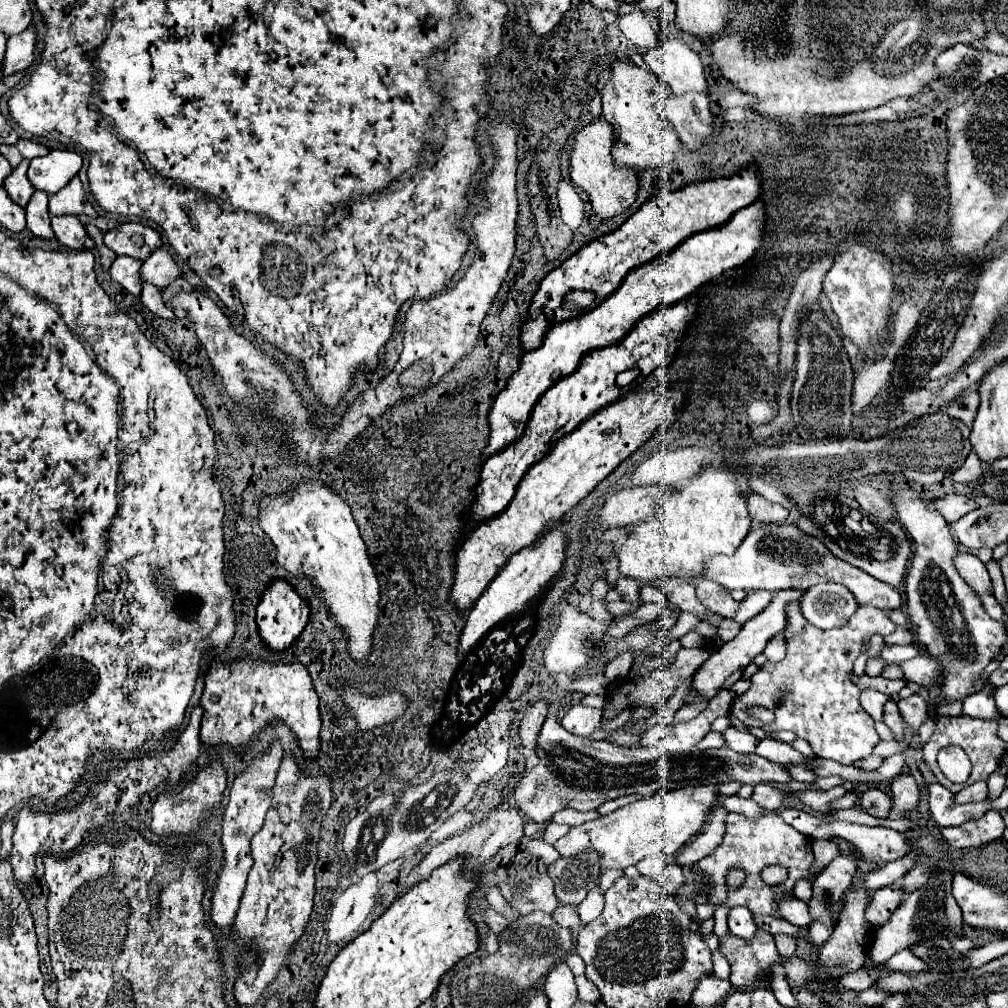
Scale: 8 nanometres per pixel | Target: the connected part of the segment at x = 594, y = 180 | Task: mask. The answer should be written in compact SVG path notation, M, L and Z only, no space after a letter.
M599 116L585 124L573 140L573 150L569 158L569 174L577 188L581 188L599 218L613 218L625 212L637 194L637 176L631 168L619 168L611 158L611 144L613 144L613 128L611 124Z

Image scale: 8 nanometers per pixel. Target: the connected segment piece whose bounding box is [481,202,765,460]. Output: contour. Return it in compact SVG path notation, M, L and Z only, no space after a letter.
M755 202L747 208L741 208L729 218L729 222L705 232L697 232L695 236L679 244L673 252L657 256L651 262L629 272L627 278L621 282L621 286L609 298L605 298L597 308L573 320L553 326L545 334L541 348L523 354L519 370L507 380L507 386L495 396L491 410L487 414L489 436L485 448L481 450L481 460L491 458L493 454L501 452L503 448L511 446L523 436L523 430L527 428L531 410L537 404L537 400L561 378L573 374L587 352L603 346L613 346L623 336L627 336L627 332L643 316L651 314L655 308L677 304L695 288L703 286L707 280L717 278L725 270L737 268L739 264L747 262L759 250L763 224L765 224L763 204Z

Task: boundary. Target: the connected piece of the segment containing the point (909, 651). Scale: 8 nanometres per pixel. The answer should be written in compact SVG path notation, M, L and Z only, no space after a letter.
M909 644L909 646L885 646L881 652L881 658L889 664L899 664L905 660L911 660L915 656L921 654L921 648L917 644Z

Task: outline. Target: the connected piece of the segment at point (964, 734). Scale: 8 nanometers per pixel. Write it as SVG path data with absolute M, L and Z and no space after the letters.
M961 714L959 718L951 718L951 716L945 718L945 716L941 716L941 718L935 720L935 724L937 724L937 726L935 726L935 732L933 732L931 740L923 746L923 756L925 756L927 766L929 766L929 768L933 770L933 774L937 776L937 780L939 780L945 788L949 788L953 794L959 792L959 790L963 790L965 784L953 784L953 782L949 782L949 780L943 776L943 772L941 772L937 762L937 756L941 749L947 746L961 746L961 748L967 752L967 756L969 756L969 760L971 760L971 764L973 764L973 770L971 770L971 776L969 776L967 784L973 784L973 782L977 782L977 780L987 780L989 774L999 768L1001 756L1003 756L1003 752L1005 752L1005 748L1007 748L1007 742L1003 742L1003 740L997 736L997 722L995 722L995 720L975 720L975 718L969 718L969 716L963 716L963 714Z

